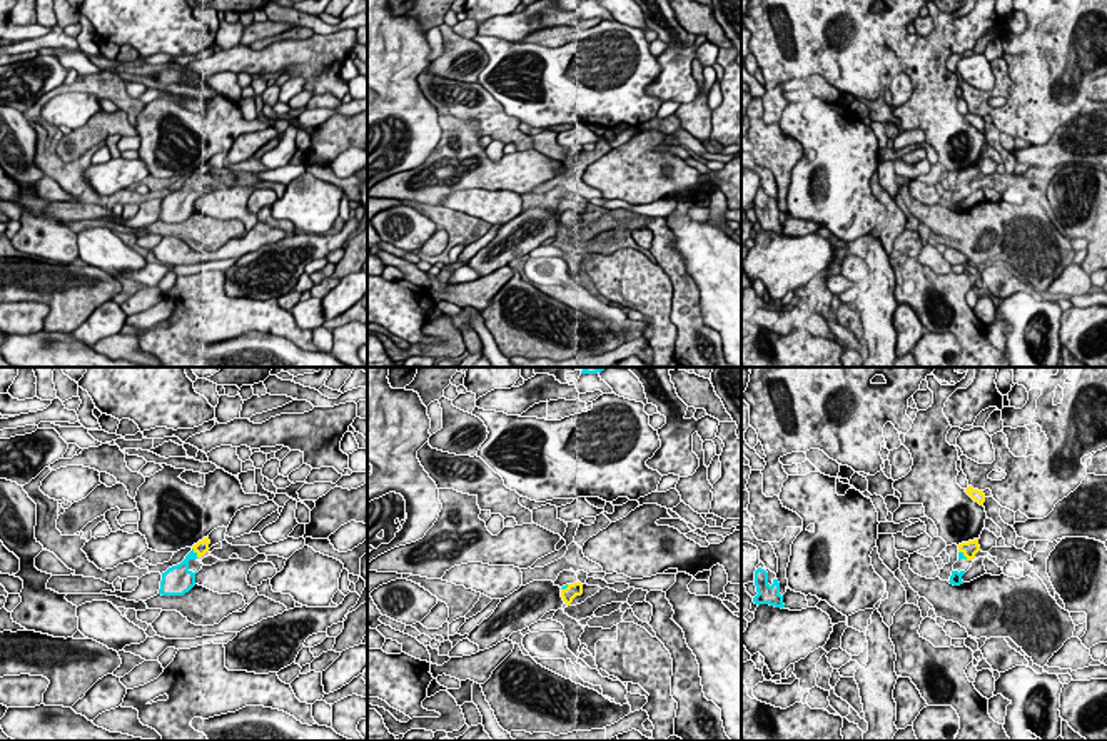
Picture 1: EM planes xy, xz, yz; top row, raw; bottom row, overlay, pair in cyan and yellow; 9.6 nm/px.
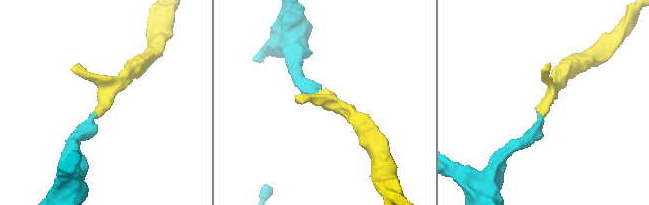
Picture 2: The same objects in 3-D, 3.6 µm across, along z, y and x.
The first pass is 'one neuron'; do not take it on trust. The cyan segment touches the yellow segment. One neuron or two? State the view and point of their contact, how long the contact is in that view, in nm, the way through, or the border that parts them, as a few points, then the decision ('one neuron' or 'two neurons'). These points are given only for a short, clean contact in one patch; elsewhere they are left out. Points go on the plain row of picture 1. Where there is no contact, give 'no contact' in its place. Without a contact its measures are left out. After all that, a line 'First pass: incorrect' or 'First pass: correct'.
xy (194, 179) | 110 nm | one neuron
First pass: correct

